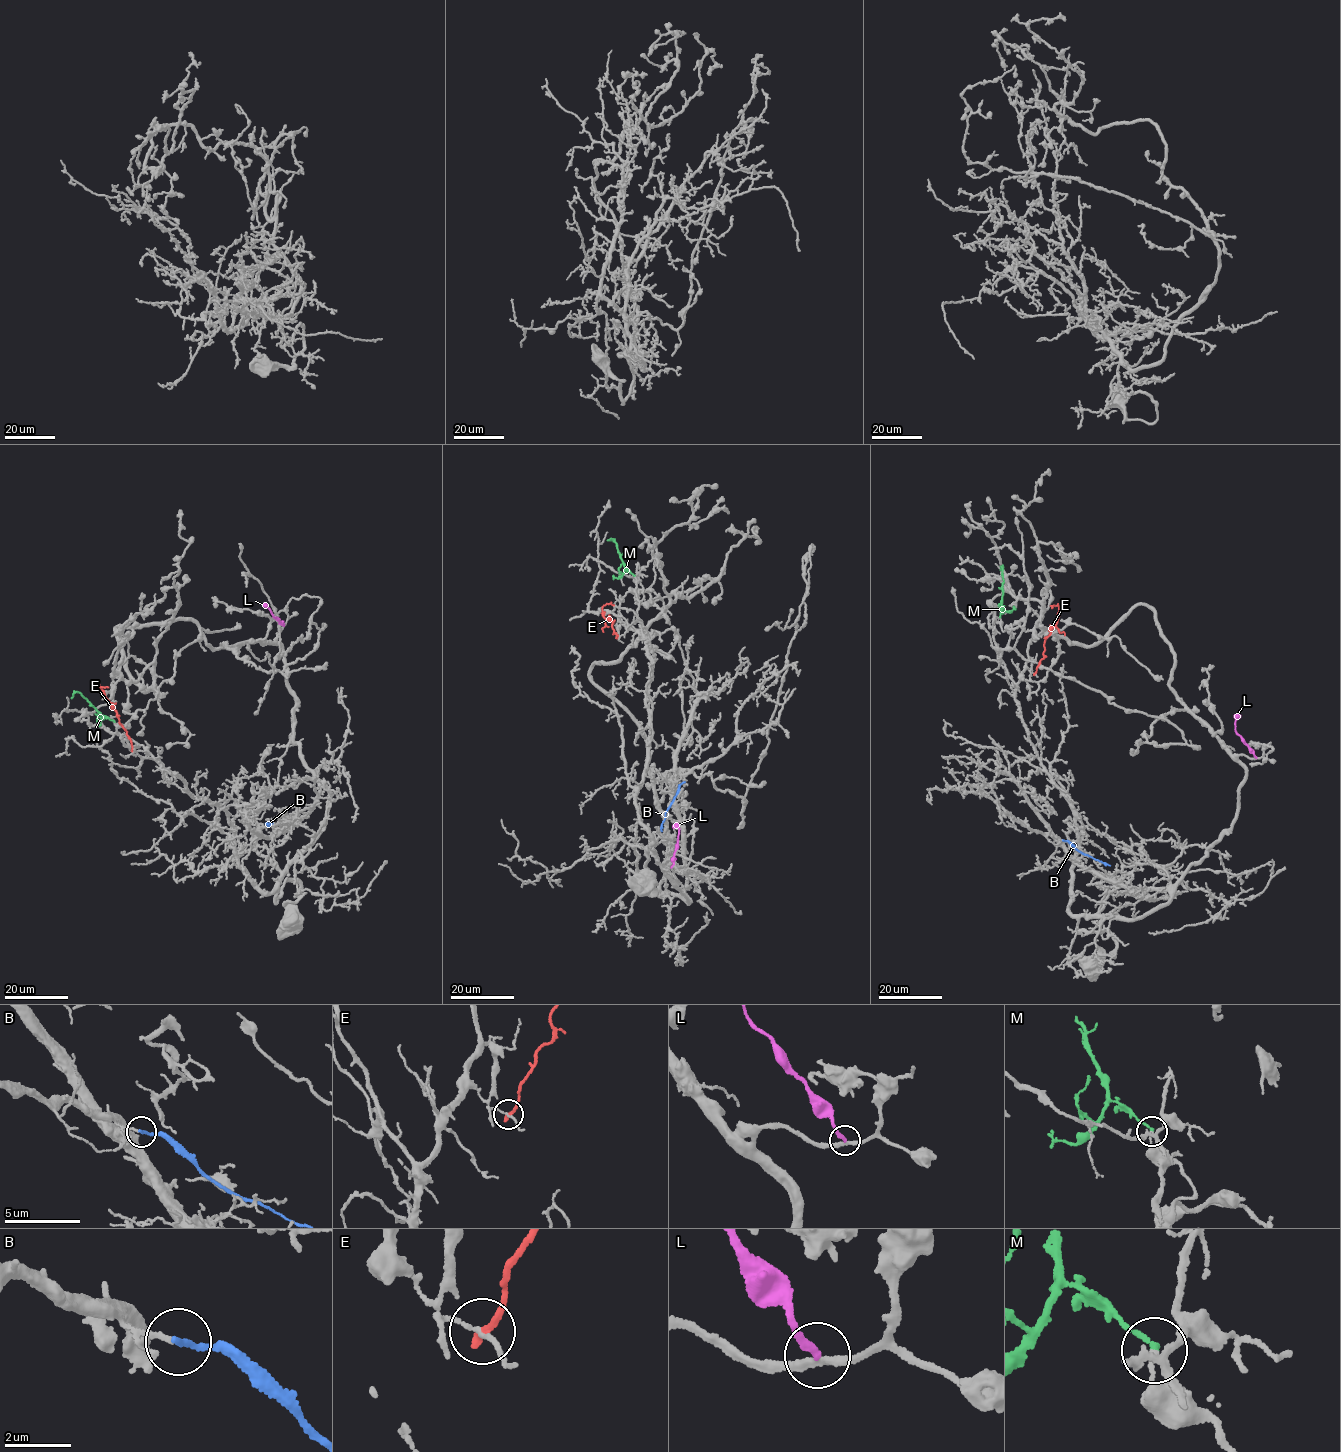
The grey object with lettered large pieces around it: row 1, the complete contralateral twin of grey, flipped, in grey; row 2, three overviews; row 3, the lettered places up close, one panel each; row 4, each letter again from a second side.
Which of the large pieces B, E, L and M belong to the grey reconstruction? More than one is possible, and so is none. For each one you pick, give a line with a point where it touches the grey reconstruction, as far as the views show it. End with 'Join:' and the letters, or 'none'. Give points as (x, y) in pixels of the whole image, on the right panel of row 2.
M: meets grey at (1000, 617)
Join: M

